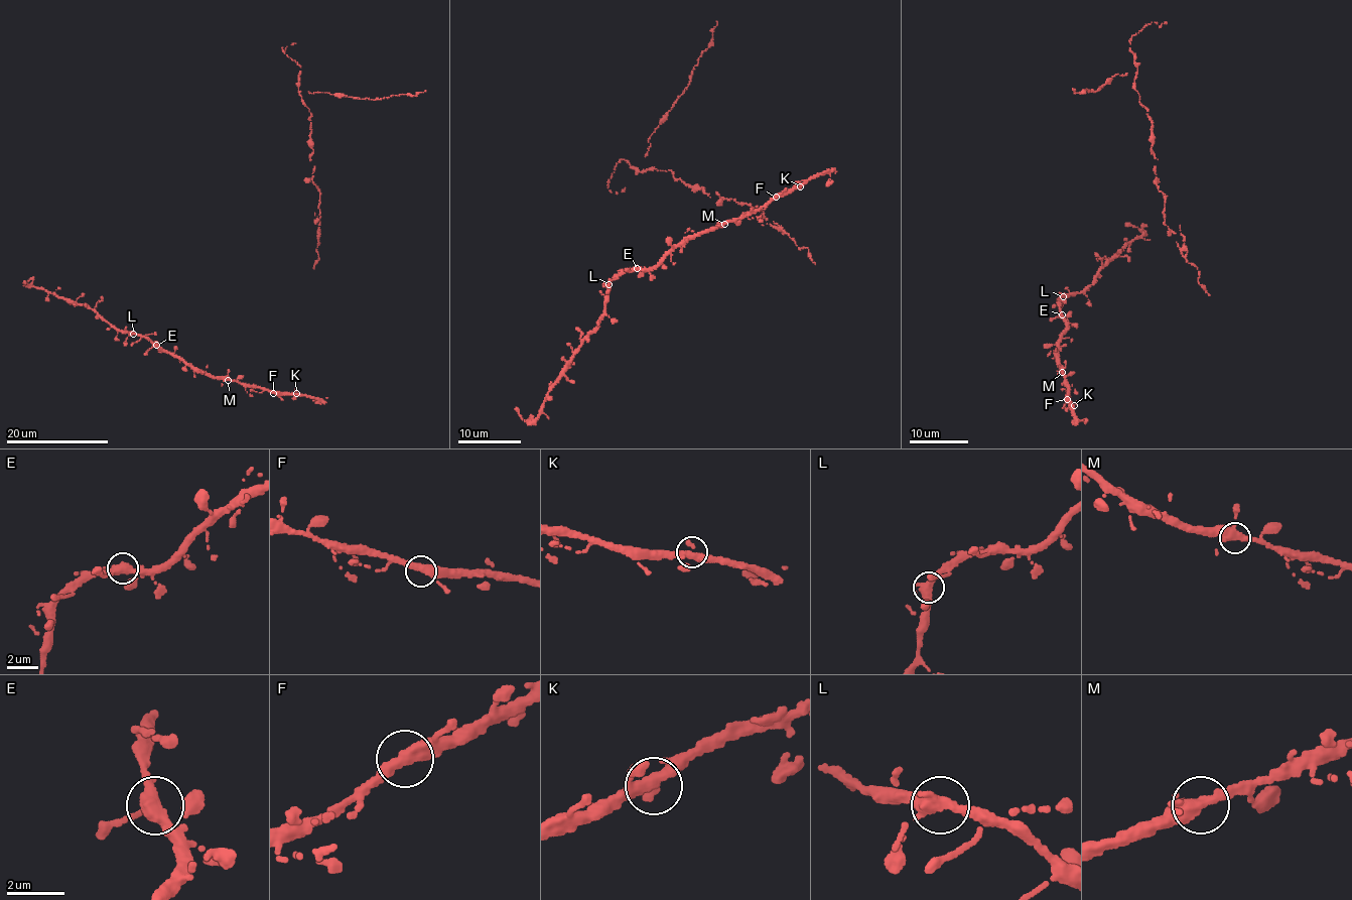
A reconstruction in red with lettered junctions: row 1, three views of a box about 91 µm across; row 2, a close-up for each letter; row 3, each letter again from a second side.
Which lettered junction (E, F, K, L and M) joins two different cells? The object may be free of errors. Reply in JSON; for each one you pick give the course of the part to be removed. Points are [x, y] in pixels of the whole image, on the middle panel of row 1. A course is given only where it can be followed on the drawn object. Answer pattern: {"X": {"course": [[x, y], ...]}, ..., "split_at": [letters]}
{"split_at": []}

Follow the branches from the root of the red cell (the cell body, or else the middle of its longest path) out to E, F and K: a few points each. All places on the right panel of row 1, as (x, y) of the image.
E: (1066, 361), (1064, 369), (1058, 367), (1056, 357), (1067, 327), (1062, 314)
F: (1066, 361), (1063, 369), (1070, 388), (1067, 399)
K: (1066, 361), (1063, 373), (1069, 386), (1068, 399), (1074, 405)

